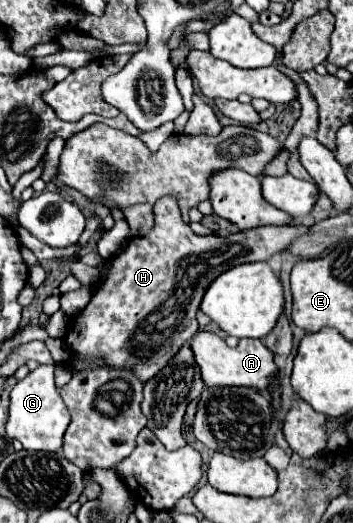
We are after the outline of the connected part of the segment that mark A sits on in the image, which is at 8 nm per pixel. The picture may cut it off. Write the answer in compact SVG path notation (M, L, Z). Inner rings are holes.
M199 331L191 339L191 351L195 355L197 365L201 367L201 375L205 385L243 385L255 387L261 393L267 391L269 377L277 373L277 365L273 361L273 353L259 341L259 339L241 339L235 349L231 349L225 339L211 331Z

